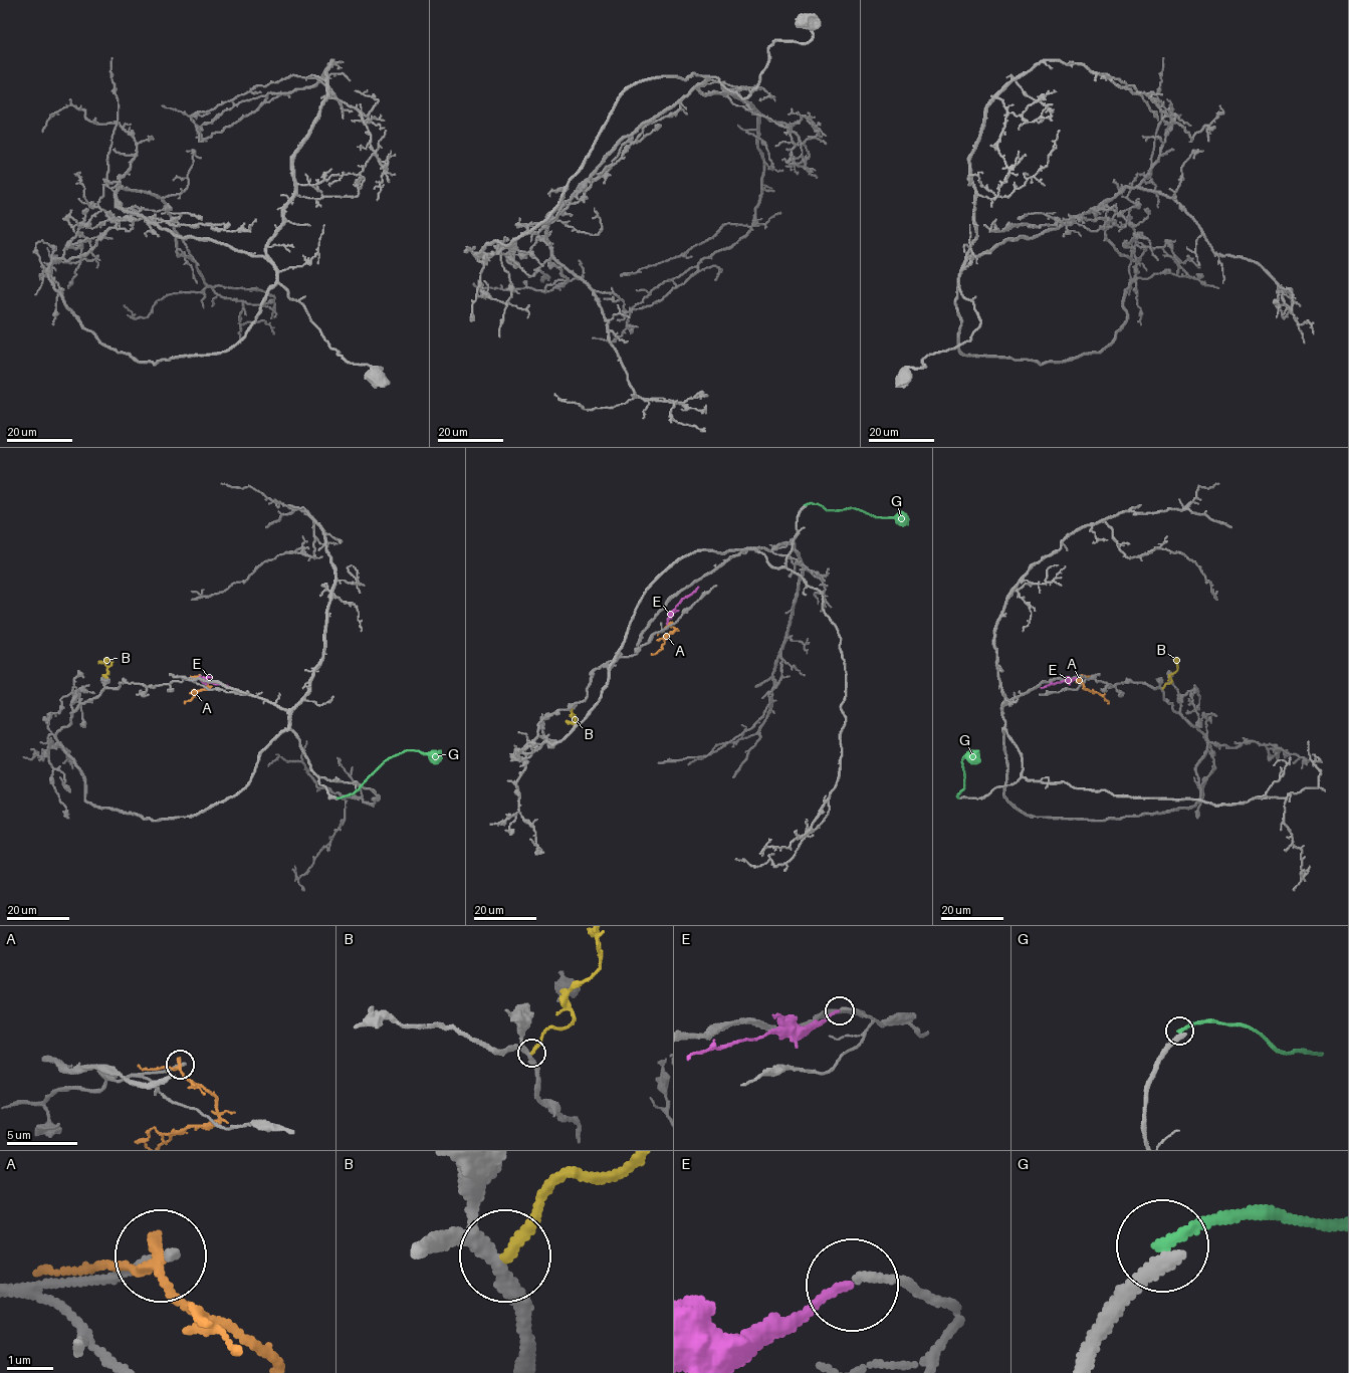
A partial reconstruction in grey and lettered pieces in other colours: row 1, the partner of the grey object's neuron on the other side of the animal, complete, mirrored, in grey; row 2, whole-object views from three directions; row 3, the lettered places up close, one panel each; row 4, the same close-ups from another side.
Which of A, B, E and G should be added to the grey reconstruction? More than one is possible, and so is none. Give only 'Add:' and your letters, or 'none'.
Add: E

